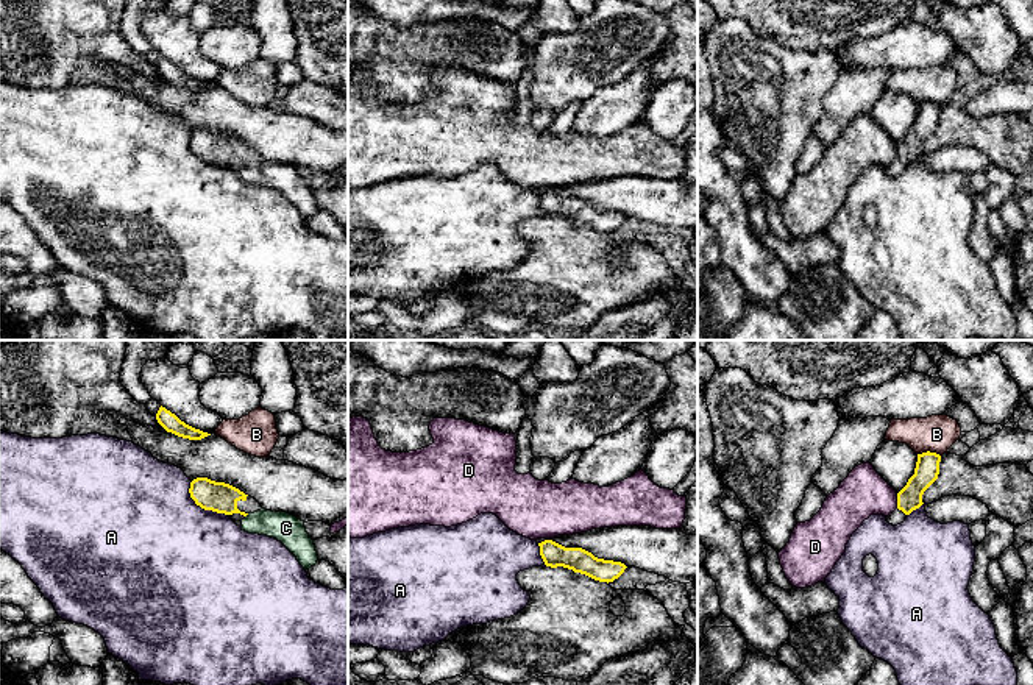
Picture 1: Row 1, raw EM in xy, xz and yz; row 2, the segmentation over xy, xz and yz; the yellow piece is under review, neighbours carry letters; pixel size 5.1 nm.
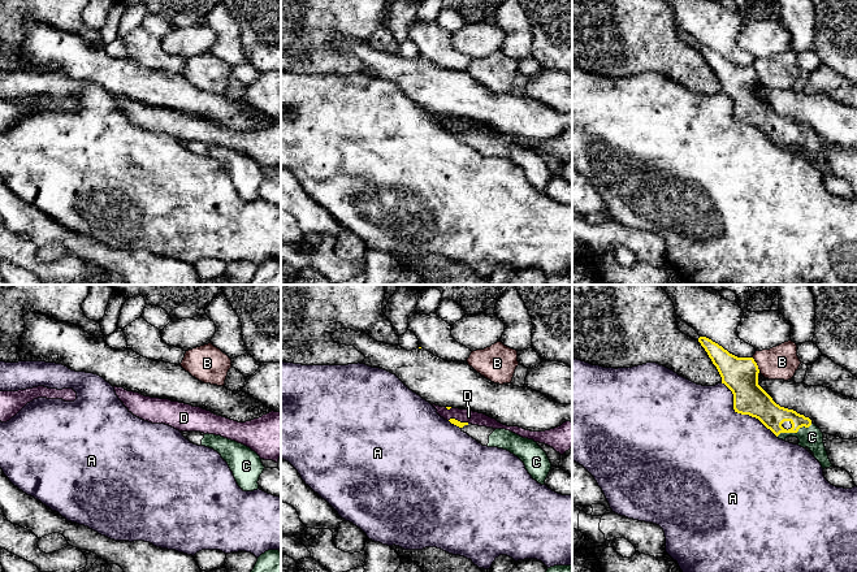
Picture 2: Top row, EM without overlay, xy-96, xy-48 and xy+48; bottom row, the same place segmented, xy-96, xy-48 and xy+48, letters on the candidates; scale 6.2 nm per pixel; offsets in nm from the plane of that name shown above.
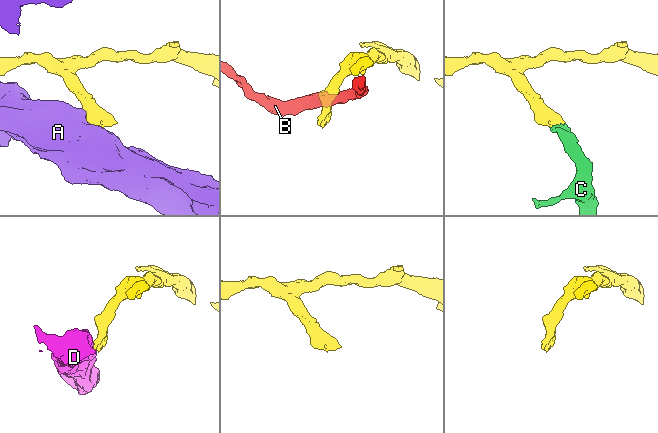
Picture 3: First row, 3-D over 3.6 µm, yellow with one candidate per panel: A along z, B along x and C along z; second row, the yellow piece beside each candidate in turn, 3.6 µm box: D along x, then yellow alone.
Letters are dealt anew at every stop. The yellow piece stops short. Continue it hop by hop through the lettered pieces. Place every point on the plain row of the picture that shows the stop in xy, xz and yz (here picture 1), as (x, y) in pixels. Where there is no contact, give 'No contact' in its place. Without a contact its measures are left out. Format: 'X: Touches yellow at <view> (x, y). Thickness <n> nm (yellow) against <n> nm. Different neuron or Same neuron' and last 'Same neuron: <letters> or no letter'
A: Touches yellow at xy (202, 158). Thickness 160 nm (yellow) against 500 nm. Different neuron
B: Touches yellow at yz (929, 102). Thickness 130 nm (yellow) against 190 nm. Different neuron
C: No contact. Same neuron
D: Touches yellow at yz (898, 152). Thickness 130 nm (yellow) against 240 nm. Different neuron
Same neuron: C

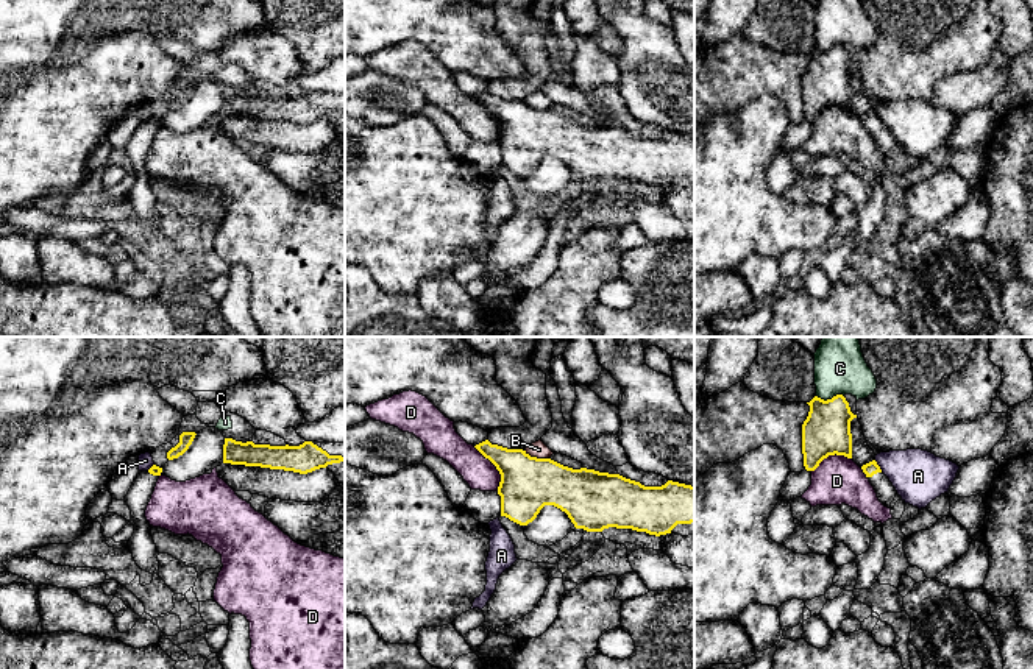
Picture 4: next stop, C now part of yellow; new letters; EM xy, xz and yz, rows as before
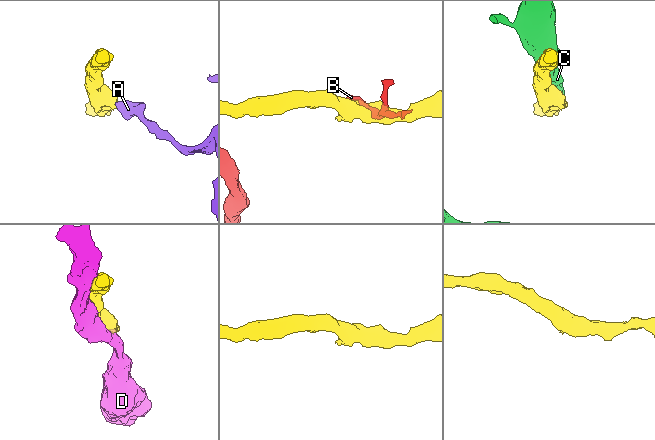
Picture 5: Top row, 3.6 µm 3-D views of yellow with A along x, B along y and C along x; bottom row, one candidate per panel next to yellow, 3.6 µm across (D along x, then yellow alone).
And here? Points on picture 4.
A: Touches yellow at yz (879, 117). Thickness 70 nm (yellow) against 280 nm. Different neuron
B: Touches yellow at xz (536, 108). Thickness 280 nm (yellow) against 90 nm. Different neuron
C: Touches yellow at yz (830, 50). Thickness 240 nm (yellow) against 240 nm. Different neuron
D: Touches yellow at xz (496, 119). Thickness 280 nm (yellow) against 170 nm. Different neuron
Same neuron: no letter

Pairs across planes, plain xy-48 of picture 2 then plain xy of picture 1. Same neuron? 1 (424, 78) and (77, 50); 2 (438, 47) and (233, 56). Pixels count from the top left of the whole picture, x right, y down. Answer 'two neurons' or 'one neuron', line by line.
1: two neurons
2: two neurons

